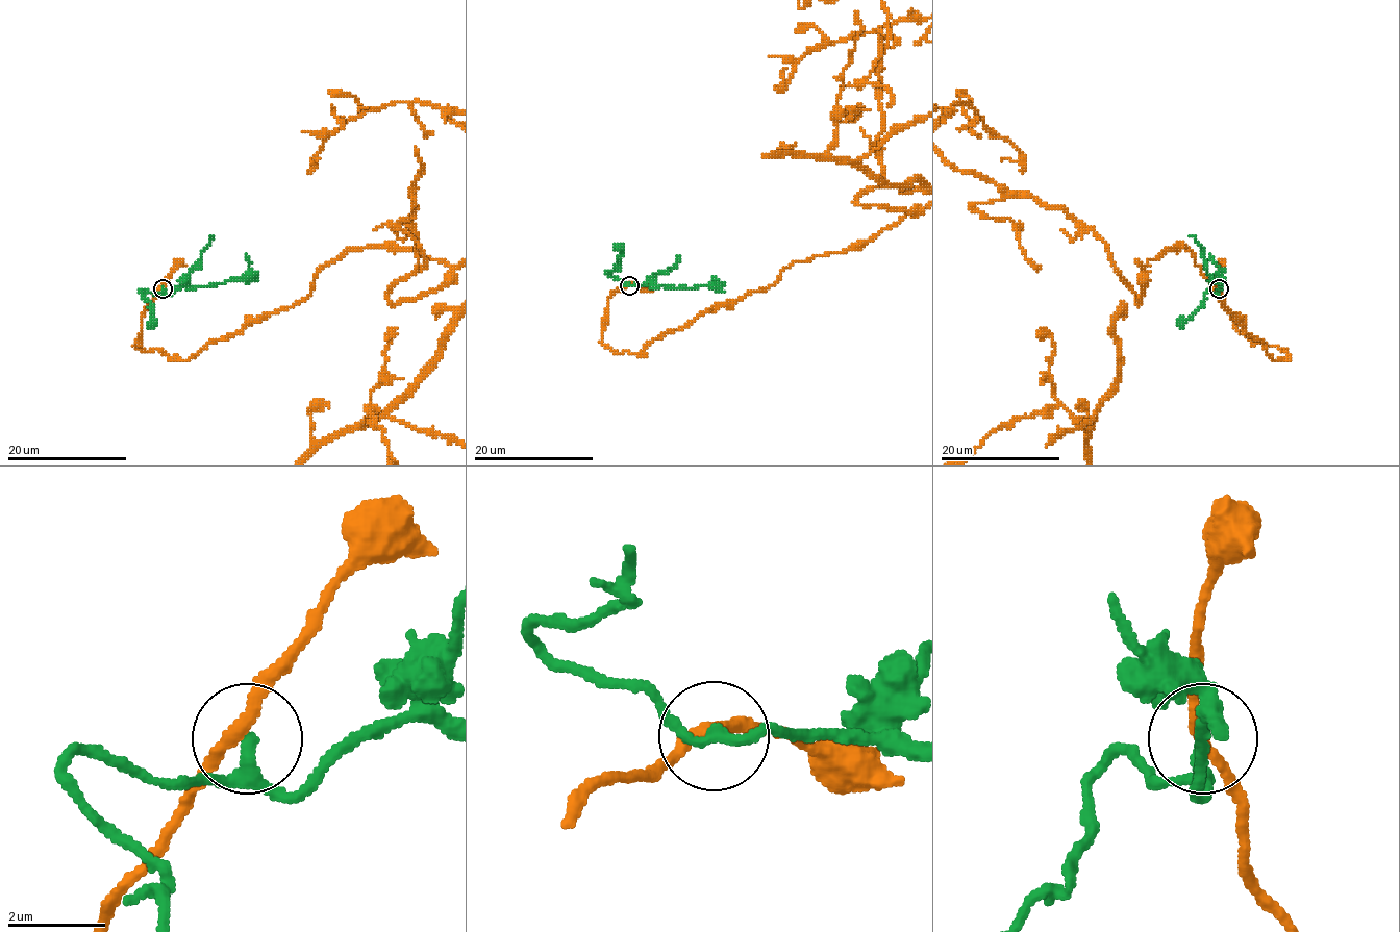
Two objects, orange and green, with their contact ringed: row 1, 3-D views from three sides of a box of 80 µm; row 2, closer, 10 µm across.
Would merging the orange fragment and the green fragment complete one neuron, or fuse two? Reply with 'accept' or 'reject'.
reject

